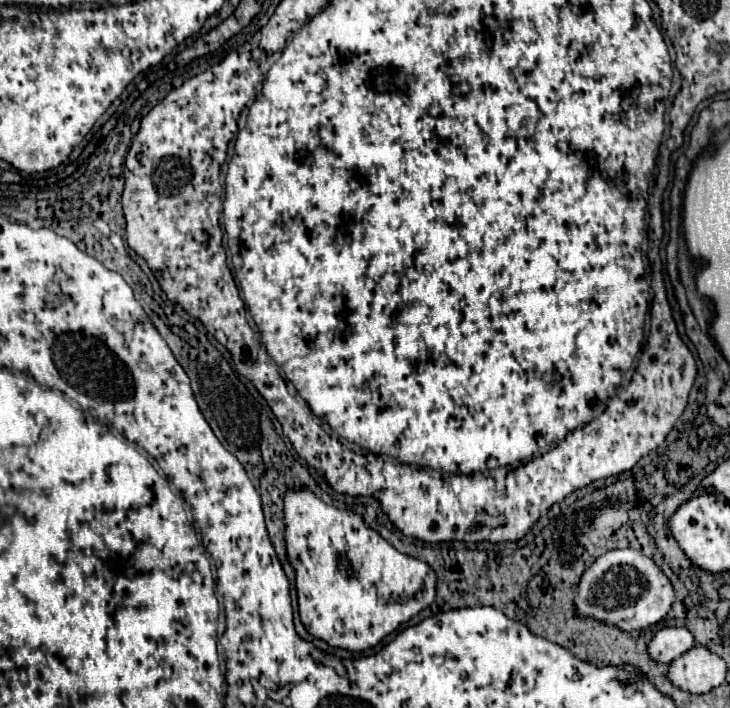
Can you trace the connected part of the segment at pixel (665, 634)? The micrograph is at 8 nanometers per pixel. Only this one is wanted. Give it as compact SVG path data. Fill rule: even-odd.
M664 627L648 641L648 655L656 663L672 663L676 657L694 647L694 637L686 627Z

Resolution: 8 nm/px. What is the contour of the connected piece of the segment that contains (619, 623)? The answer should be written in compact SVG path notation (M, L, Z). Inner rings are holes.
M614 549L596 559L588 569L584 571L578 584L574 598L576 615L580 617L590 617L600 623L608 623L610 627L620 627L622 631L632 631L632 629L646 629L660 619L666 617L674 603L674 589L672 583L666 579L666 575L656 567L652 559L646 559L640 551L636 549Z

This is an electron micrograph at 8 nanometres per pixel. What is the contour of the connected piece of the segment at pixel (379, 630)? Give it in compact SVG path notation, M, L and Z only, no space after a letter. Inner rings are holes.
M300 489L300 491L288 491L284 497L284 523L286 523L286 551L288 551L288 561L290 565L296 569L296 589L298 589L298 609L300 609L300 619L304 623L304 627L310 631L310 635L324 639L328 645L332 647L340 647L340 649L348 649L348 651L364 651L370 649L374 645L378 645L386 635L390 635L392 631L396 631L402 623L410 621L414 615L418 615L422 609L426 609L436 595L436 583L428 583L428 573L434 573L430 569L428 563L408 557L400 551L396 551L386 539L382 539L376 531L368 529L364 519L352 511L340 511L332 505L326 505L324 501L320 501L312 491L308 489Z

